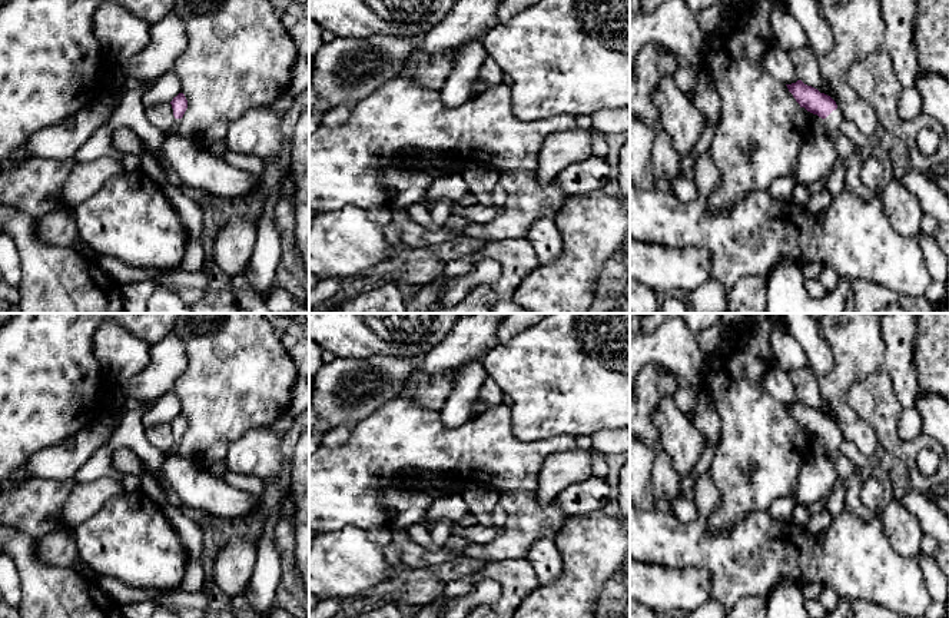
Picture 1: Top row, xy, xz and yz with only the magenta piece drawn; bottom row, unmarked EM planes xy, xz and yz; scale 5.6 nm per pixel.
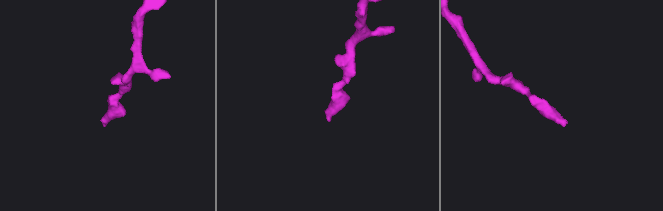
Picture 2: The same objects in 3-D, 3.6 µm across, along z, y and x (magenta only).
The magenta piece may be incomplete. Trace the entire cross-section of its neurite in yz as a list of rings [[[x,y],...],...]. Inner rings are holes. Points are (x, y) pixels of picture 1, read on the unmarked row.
[[[802,401],[786,406],[800,428],[823,439],[826,455],[833,461],[840,453],[839,446],[843,441],[842,435],[836,431],[836,422]]]

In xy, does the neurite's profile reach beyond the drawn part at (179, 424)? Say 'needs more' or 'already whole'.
needs more

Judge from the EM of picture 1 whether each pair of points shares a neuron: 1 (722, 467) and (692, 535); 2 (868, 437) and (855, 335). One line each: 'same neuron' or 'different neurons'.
1: different neurons
2: same neuron

